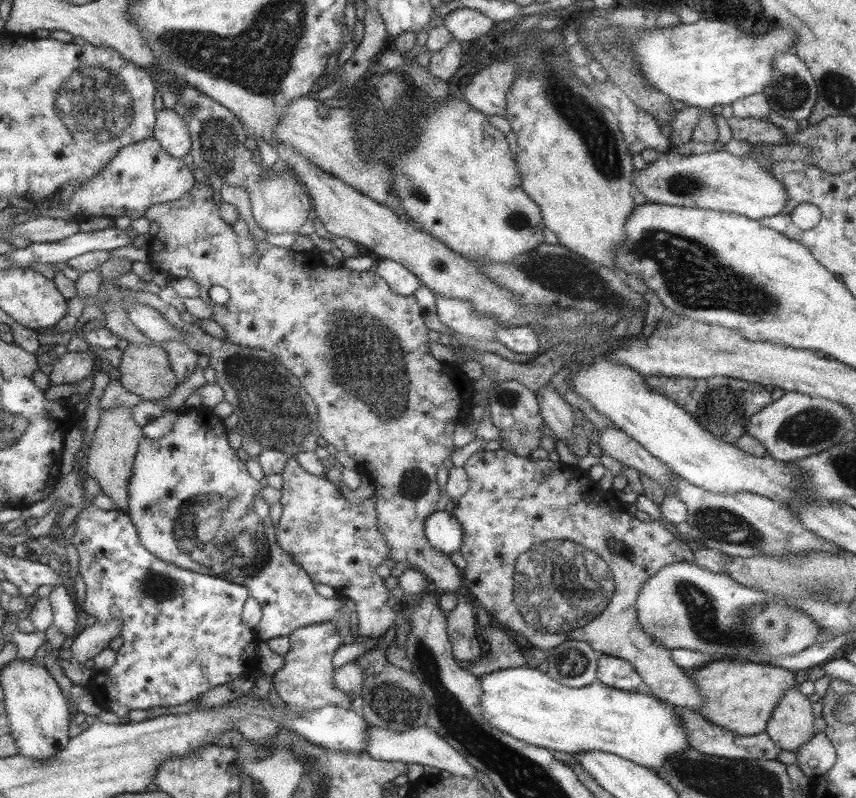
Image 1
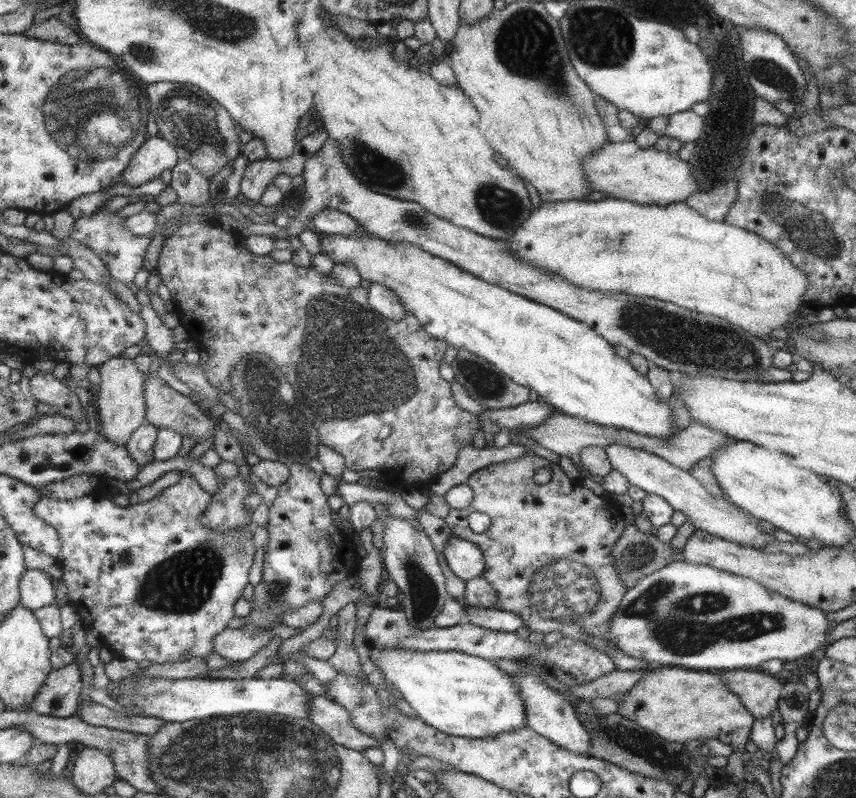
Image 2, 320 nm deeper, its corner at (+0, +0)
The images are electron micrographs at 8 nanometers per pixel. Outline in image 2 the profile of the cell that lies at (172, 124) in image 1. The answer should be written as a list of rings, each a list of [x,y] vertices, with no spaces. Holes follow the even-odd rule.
[[[159,134],[149,136],[122,172],[121,183],[132,187],[143,186],[145,182],[159,178],[161,172],[172,170],[179,159],[177,149],[168,140]]]

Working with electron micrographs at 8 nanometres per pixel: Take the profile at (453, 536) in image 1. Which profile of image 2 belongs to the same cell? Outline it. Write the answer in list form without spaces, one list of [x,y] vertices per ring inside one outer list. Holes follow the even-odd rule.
[[[452,535],[446,540],[442,553],[451,572],[464,583],[482,577],[485,556],[478,545]]]

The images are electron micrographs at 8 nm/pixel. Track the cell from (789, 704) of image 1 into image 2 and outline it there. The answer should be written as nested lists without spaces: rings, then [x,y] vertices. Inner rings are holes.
[[[723,669],[718,676],[755,719],[767,717],[777,708],[782,685],[771,674],[753,669]]]

